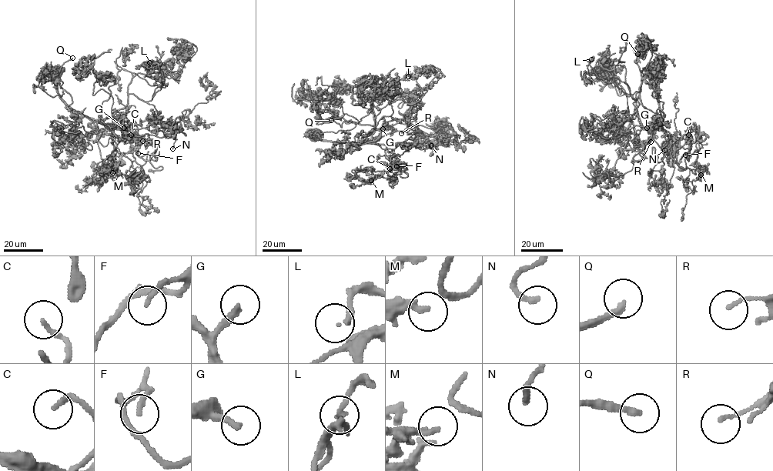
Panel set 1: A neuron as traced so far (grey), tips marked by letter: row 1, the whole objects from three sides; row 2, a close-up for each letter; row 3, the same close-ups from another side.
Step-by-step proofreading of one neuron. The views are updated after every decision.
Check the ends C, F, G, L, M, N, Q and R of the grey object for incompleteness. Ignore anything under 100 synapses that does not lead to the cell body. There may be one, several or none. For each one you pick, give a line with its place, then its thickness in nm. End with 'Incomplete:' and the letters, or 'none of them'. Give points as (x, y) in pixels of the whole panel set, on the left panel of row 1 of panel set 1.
C: at (131, 135); 170 nm thick
G: at (124, 128); 240 nm thick
N: at (172, 148); 200 nm thick
Incomplete: C, G, N

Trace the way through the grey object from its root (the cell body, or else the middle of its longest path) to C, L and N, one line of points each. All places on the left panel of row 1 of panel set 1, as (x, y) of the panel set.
C: (55, 75), (58, 95), (71, 108), (102, 122), (125, 128), (127, 130), (127, 137), (132, 138), (131, 135)
L: (55, 75), (68, 105), (106, 119), (125, 107), (129, 94), (148, 101), (162, 88), (158, 64), (149, 62)
N: (55, 75), (58, 95), (78, 112), (128, 129), (162, 130), (171, 136), (173, 133), (175, 140), (172, 148)

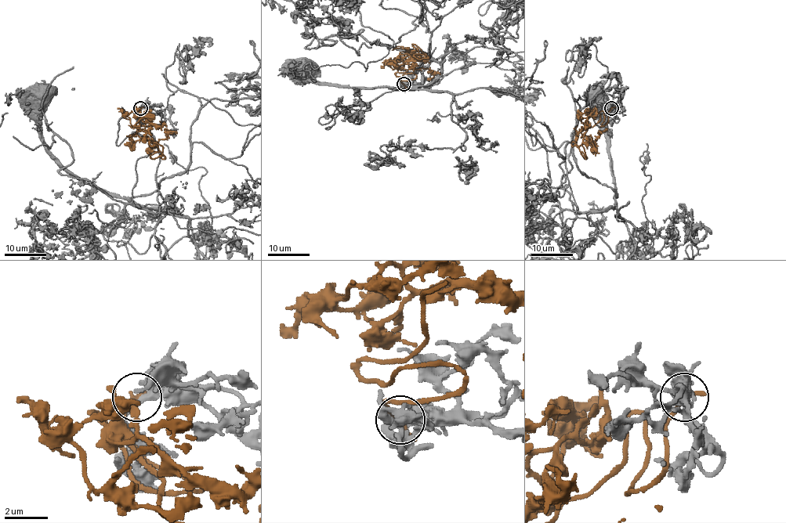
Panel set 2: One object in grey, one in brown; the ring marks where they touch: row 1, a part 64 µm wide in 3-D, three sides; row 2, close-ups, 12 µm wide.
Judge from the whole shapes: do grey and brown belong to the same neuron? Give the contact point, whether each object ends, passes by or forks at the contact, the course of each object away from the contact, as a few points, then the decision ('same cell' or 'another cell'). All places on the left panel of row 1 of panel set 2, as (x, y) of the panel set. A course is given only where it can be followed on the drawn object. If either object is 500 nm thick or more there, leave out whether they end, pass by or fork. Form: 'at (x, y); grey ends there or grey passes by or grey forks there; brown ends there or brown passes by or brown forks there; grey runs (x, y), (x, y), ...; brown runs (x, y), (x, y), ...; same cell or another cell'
at (140, 108); grey passes by; brown ends there; grey runs (140, 108), (163, 114), (180, 90), (201, 102), (190, 160), (150, 194), (112, 197), (48, 150), (36, 102); brown runs (140, 108), (138, 115), (152, 126), (143, 126), (132, 111), (145, 124), (152, 148), (171, 131), (164, 128); another cell

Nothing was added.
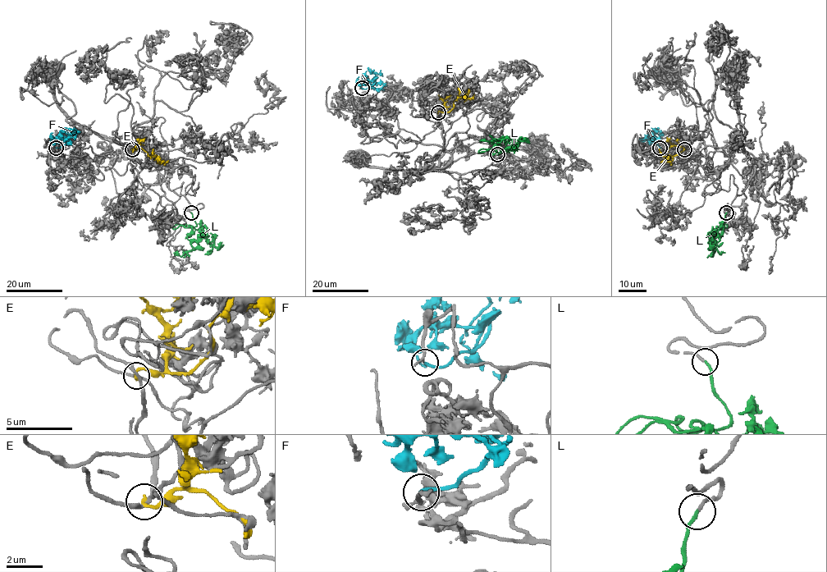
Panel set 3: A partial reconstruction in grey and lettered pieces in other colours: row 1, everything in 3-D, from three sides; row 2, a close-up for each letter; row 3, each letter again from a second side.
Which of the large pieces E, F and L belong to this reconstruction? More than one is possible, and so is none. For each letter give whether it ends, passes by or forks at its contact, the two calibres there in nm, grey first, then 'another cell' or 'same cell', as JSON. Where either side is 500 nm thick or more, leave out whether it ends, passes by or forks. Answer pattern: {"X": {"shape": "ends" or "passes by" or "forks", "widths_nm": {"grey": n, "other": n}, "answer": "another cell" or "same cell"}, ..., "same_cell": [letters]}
{"E": {"shape": "ends", "widths_nm": {"grey": 200, "other": 200}, "answer": "another cell"}, "F": {"shape": "ends", "widths_nm": {"grey": 240, "other": 190}, "answer": "same cell"}, "L": {"shape": "ends", "widths_nm": {"grey": 160, "other": 150}, "answer": "same cell"}, "same_cell": ["F", "L"]}

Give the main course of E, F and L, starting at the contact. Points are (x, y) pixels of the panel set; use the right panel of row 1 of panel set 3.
E: (684, 149), (669, 156), (669, 162), (665, 161)
F: (660, 148), (648, 132)
L: (726, 212), (719, 240), (716, 241), (710, 235), (709, 240), (714, 249), (712, 256), (712, 252)

